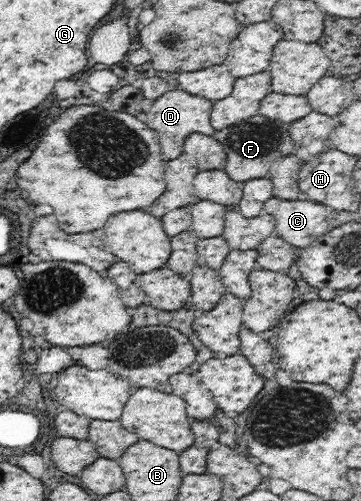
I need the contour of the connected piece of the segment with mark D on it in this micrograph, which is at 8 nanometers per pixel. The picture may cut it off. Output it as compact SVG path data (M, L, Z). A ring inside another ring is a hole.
M179 89L169 91L147 103L145 123L159 136L161 155L166 162L177 159L182 154L188 135L200 133L212 136L215 133L216 129L210 124L210 113L214 102Z

